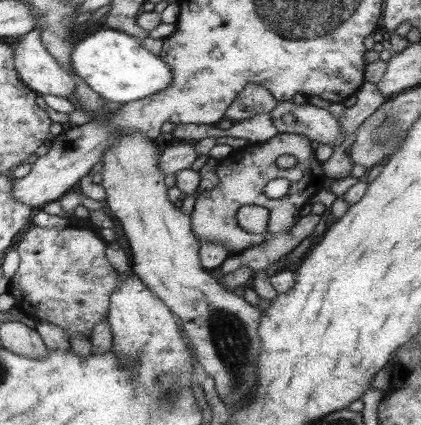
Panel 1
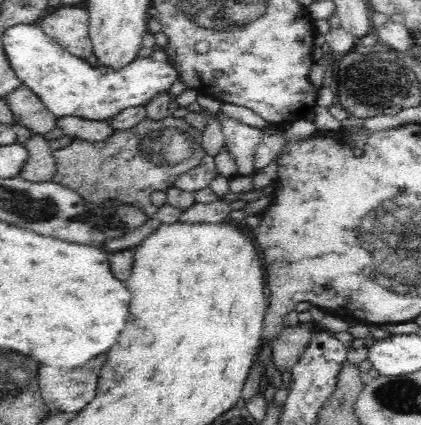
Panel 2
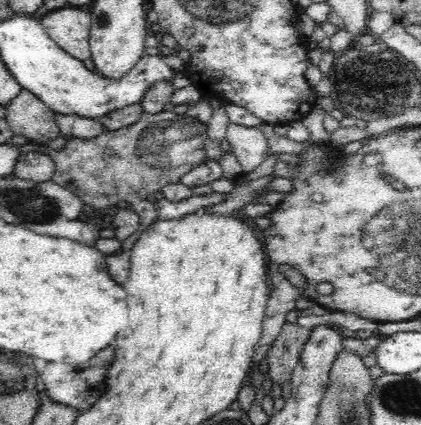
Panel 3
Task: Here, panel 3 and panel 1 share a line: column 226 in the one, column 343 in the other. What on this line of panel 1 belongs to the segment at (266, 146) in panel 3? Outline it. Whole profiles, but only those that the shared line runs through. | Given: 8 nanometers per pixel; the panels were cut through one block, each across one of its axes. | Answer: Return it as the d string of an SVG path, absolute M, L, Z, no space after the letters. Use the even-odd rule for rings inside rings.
M283 100L275 110L269 112L273 128L279 134L299 134L315 140L317 144L327 144L331 148L347 140L345 134L339 134L337 120L323 108L315 108L309 102L295 106L291 100Z

